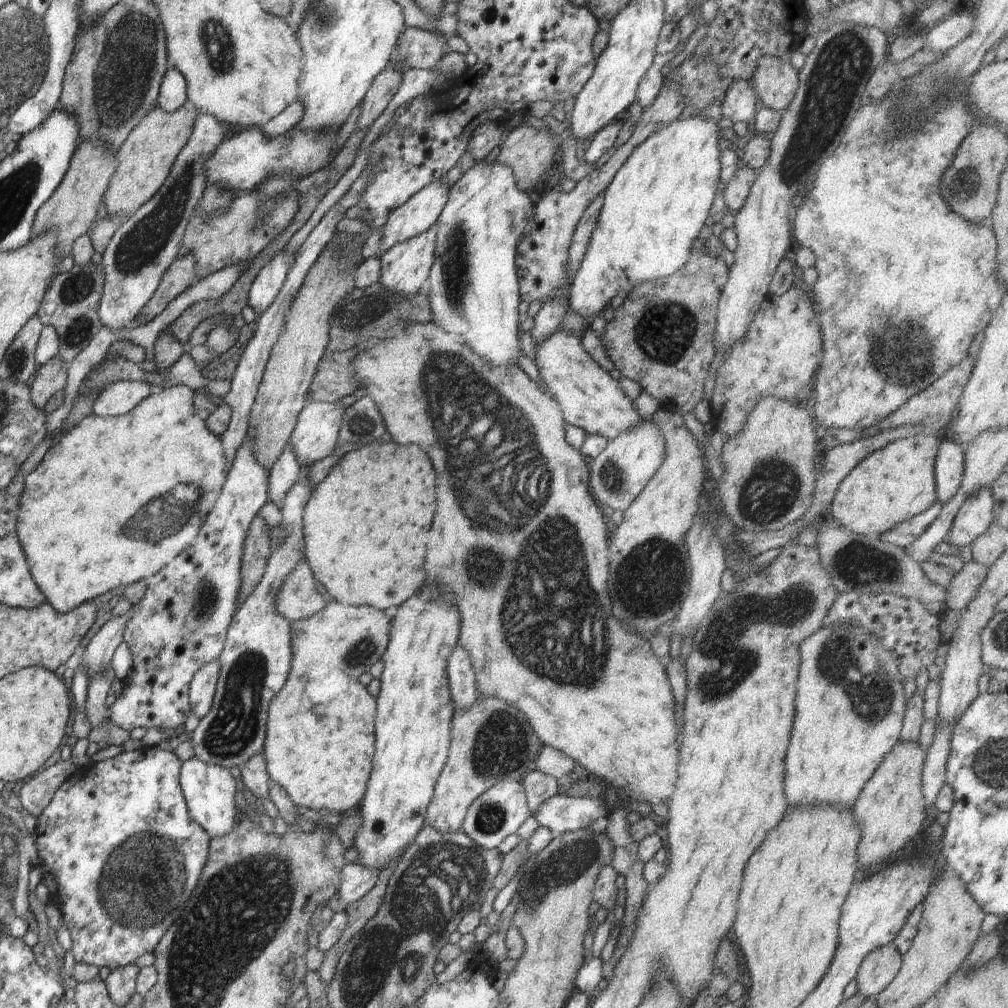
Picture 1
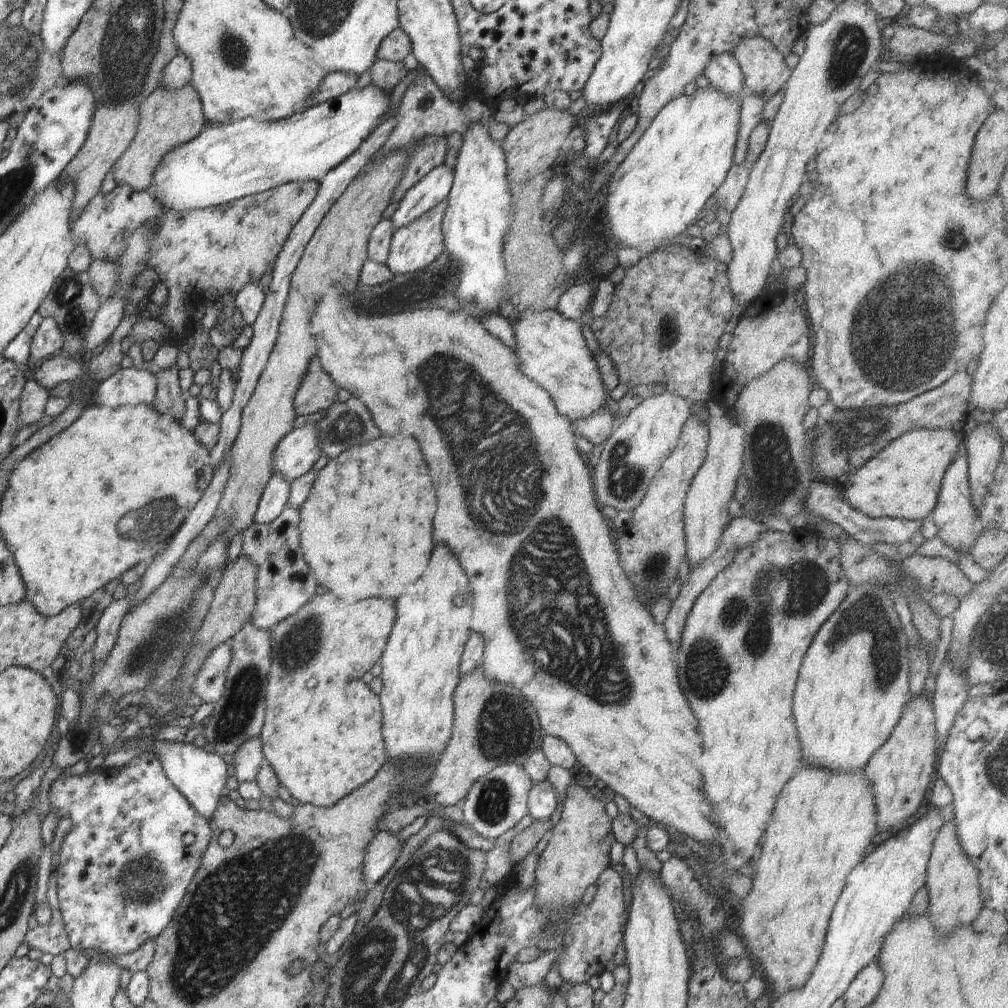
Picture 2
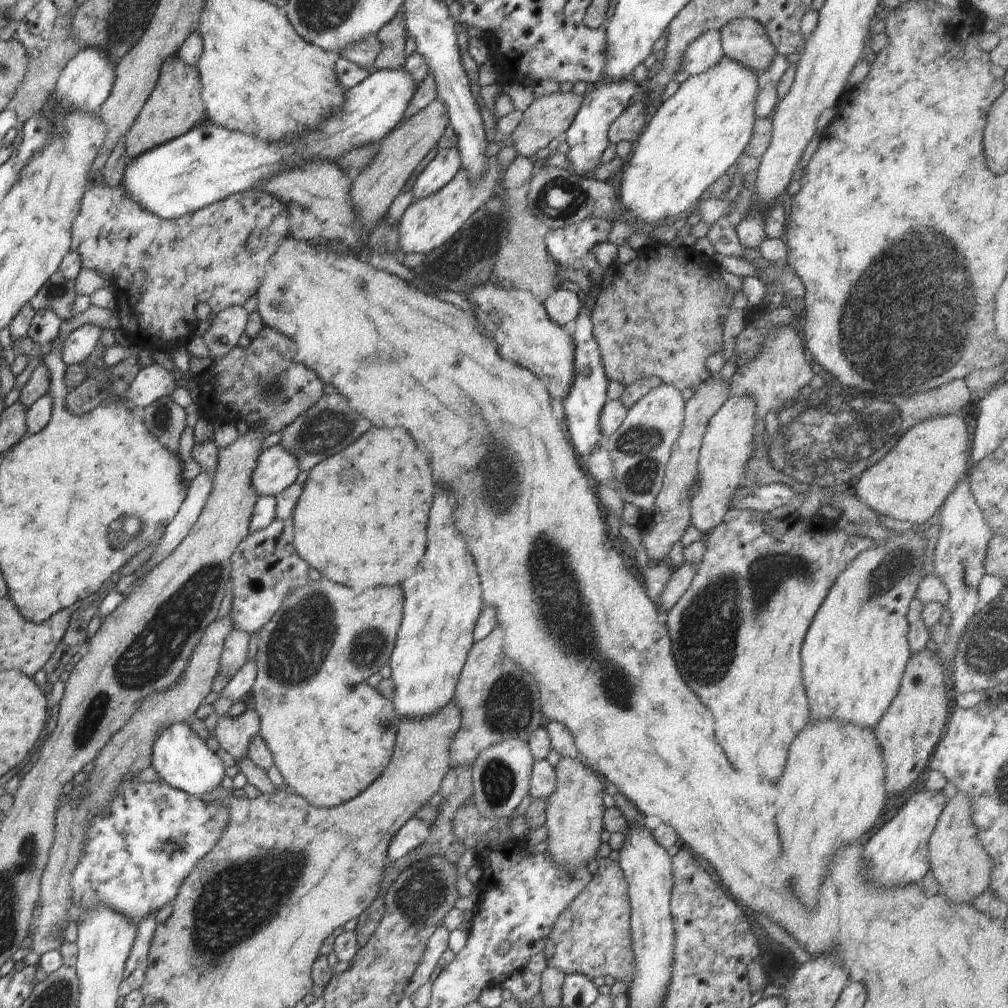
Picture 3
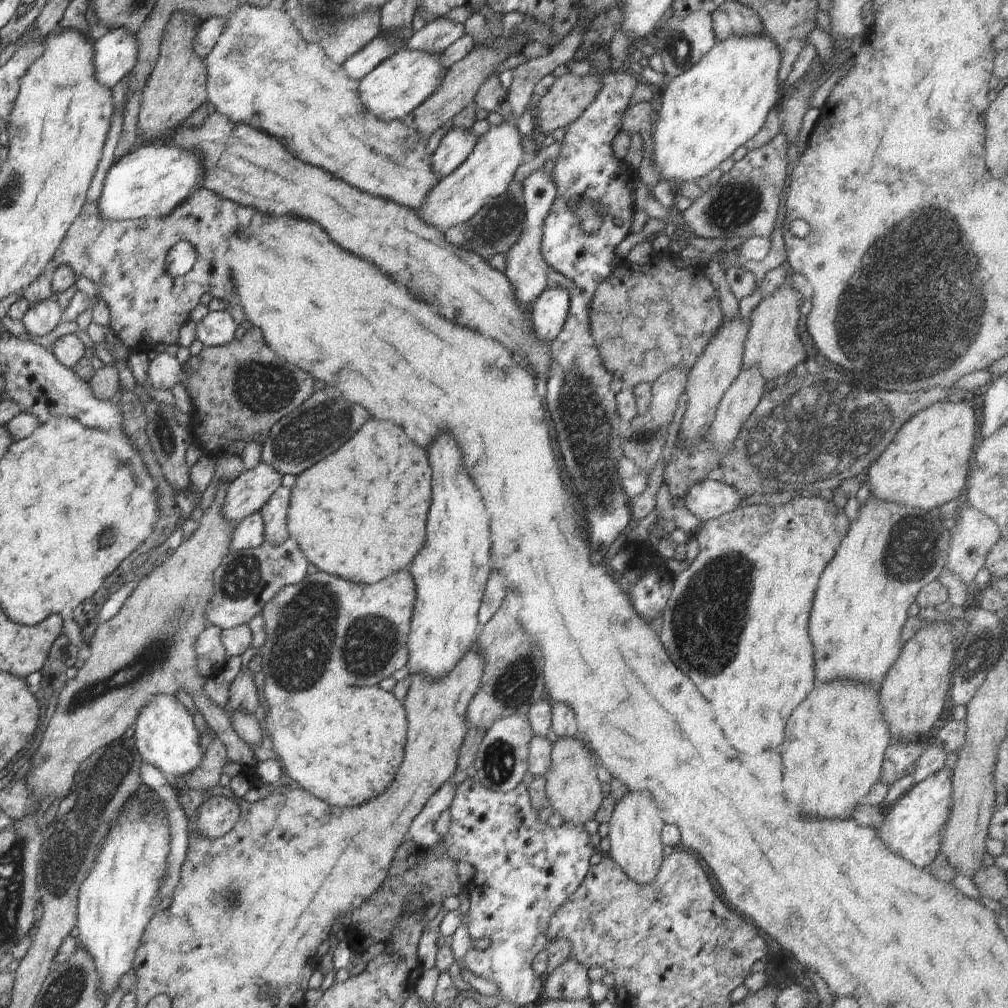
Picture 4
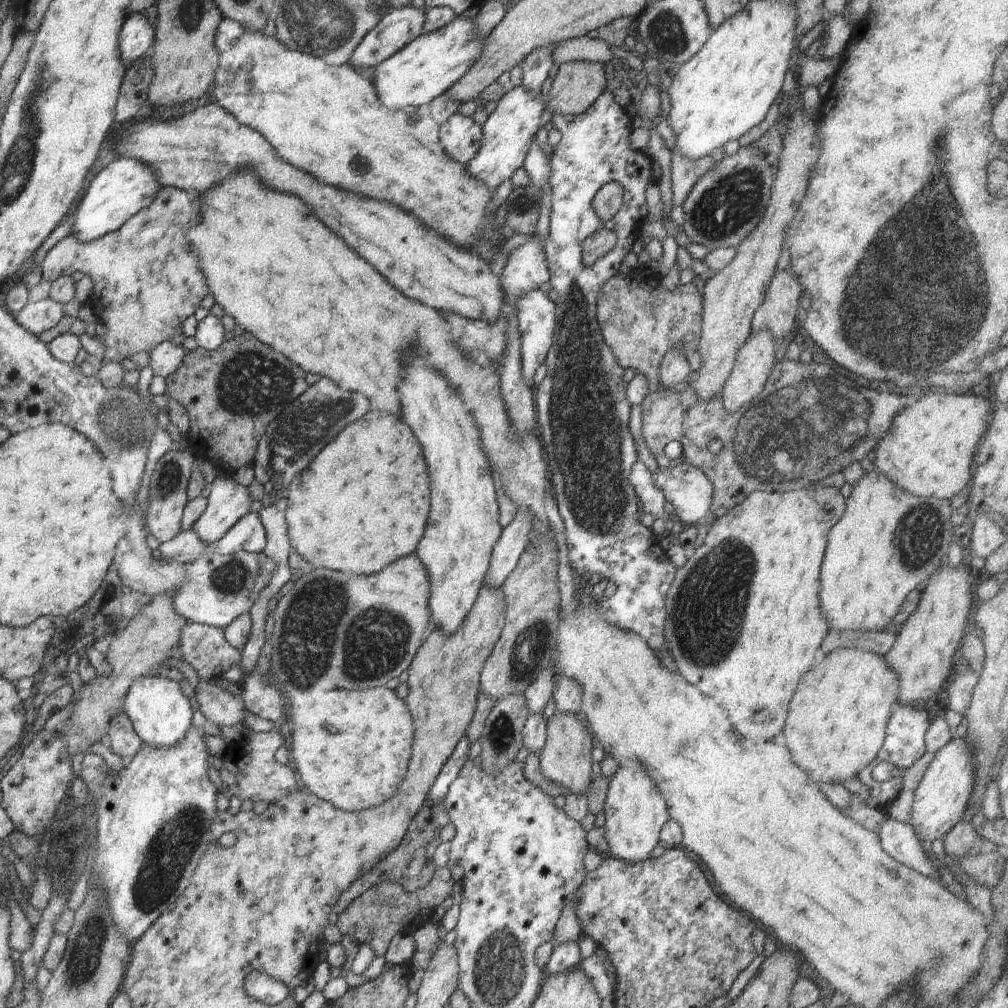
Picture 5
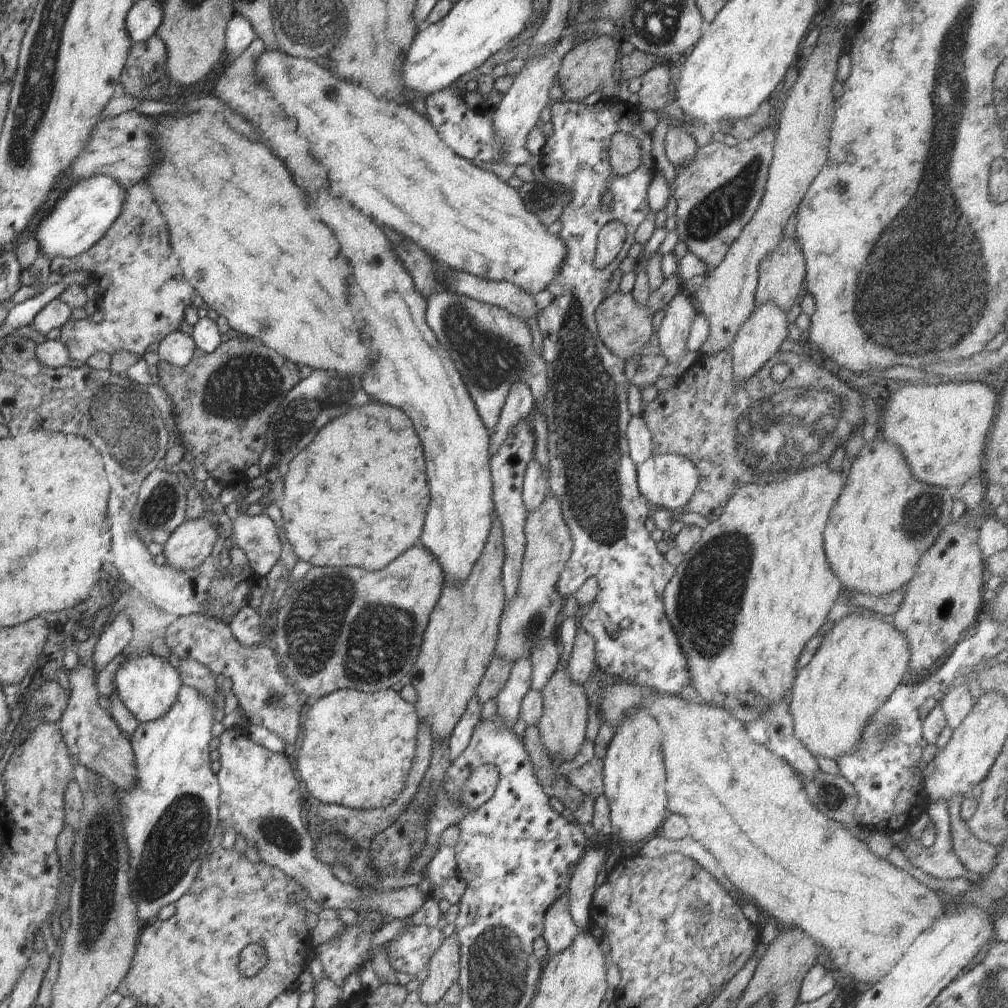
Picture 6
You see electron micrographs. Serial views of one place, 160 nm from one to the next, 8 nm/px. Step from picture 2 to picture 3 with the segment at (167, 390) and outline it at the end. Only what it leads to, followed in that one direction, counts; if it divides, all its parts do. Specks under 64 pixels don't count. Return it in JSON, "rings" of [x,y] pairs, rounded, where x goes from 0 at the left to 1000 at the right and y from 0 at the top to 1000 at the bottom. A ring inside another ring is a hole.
{"rings":[[[159,394],[141,406],[146,428],[160,442],[174,453],[177,451],[179,432],[185,425],[183,406],[171,394]]]}

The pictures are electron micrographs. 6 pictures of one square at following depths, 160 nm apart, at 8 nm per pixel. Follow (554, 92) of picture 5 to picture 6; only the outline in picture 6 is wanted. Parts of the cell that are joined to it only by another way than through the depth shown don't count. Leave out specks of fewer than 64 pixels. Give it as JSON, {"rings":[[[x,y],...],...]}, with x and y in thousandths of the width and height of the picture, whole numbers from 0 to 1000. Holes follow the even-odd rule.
{"rings":[[[595,35],[569,45],[569,48],[561,54],[553,75],[552,84],[558,86],[561,92],[560,99],[577,100],[585,92],[609,83],[607,72],[611,58],[613,58],[613,50],[605,36]]]}

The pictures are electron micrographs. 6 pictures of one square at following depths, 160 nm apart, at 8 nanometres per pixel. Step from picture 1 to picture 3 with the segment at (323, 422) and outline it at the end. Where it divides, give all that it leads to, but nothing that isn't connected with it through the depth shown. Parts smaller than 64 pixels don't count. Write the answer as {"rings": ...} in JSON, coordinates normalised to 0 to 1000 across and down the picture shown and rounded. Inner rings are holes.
{"rings":[[[277,440],[256,451],[249,472],[249,483],[258,493],[273,493],[294,478],[299,468],[296,457]]]}

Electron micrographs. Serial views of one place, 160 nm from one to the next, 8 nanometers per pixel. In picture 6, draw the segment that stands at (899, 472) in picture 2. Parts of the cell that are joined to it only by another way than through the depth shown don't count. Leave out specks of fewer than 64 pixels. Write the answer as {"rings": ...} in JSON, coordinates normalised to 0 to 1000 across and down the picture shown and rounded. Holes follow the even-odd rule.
{"rings":[[[973,378],[894,380],[894,384],[876,400],[873,428],[875,434],[894,444],[903,466],[911,476],[946,488],[976,465],[980,431],[987,417],[991,393],[984,382]]]}

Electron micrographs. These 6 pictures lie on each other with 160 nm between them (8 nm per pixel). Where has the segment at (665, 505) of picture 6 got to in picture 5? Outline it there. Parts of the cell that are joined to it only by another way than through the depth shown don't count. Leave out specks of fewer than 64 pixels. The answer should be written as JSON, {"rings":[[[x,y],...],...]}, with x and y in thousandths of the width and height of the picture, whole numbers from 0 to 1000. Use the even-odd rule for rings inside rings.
{"rings":[[[675,459],[670,463],[653,463],[647,478],[669,503],[669,512],[680,522],[691,522],[704,508],[707,482],[690,463]]]}

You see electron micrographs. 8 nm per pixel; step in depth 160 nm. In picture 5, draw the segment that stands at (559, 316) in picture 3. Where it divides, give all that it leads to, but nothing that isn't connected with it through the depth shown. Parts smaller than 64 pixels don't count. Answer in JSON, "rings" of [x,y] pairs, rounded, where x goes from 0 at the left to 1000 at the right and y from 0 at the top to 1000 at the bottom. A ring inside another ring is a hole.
{"rings":[[[530,287],[514,295],[511,298],[511,313],[513,313],[513,326],[517,337],[516,359],[518,362],[518,375],[520,379],[530,387],[532,382],[529,375],[532,366],[541,359],[544,347],[550,333],[551,315],[553,305],[551,300],[546,298],[543,291],[536,287]]]}

